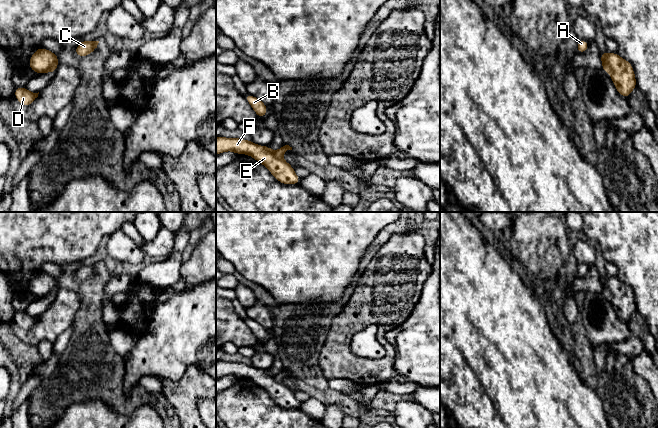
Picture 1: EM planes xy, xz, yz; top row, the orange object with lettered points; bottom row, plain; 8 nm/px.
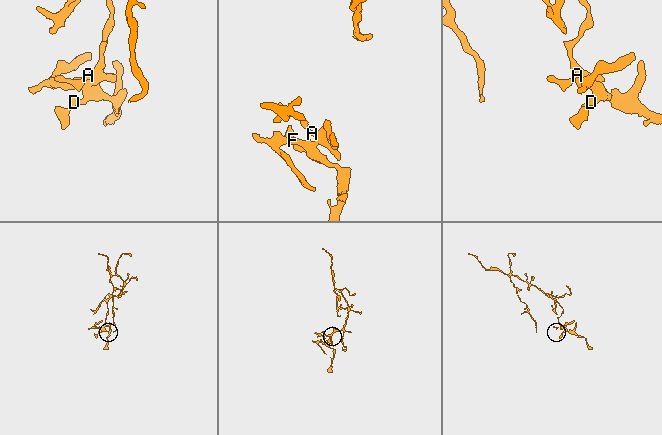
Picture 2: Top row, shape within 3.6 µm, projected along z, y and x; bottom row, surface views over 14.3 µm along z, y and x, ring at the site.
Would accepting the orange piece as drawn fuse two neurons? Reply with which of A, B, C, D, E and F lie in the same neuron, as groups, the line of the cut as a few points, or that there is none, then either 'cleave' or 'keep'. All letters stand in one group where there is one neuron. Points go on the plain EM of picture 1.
A B C / D E F; cut in yz along (602, 284), (608, 289), (610, 297); cleave

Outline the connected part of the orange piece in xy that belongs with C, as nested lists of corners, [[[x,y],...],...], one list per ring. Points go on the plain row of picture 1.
[[[81,263],[80,269],[77,270],[76,273],[74,274],[75,278],[79,281],[87,280],[87,279],[91,278],[97,272],[98,267],[99,267],[99,265],[87,266],[85,264]]]

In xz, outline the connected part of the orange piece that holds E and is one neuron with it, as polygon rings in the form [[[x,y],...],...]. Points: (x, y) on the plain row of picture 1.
[[[216,361],[216,379],[225,375],[233,375],[238,378],[247,378],[263,388],[274,402],[286,409],[300,408],[294,392],[286,385],[275,380],[269,370],[259,370],[252,365],[240,362]]]

